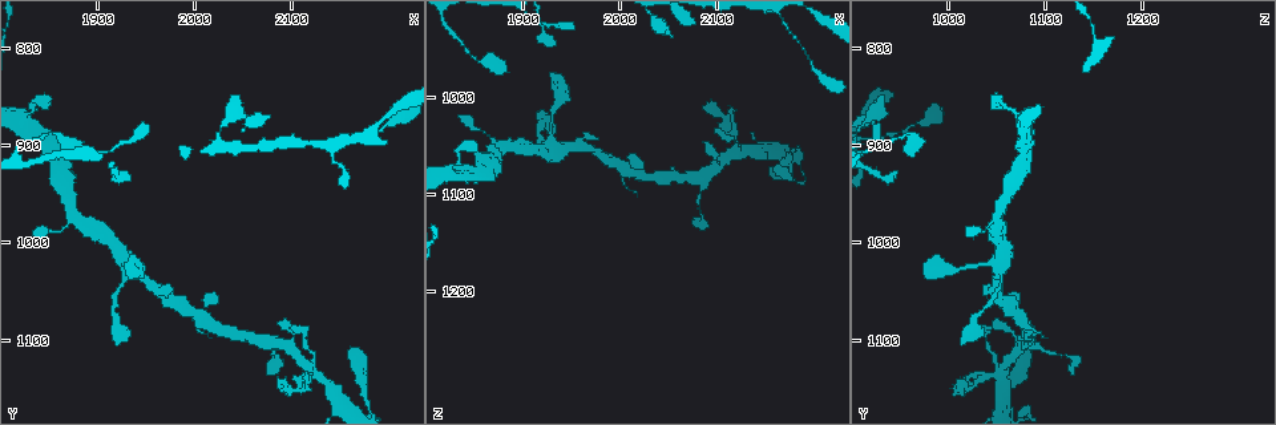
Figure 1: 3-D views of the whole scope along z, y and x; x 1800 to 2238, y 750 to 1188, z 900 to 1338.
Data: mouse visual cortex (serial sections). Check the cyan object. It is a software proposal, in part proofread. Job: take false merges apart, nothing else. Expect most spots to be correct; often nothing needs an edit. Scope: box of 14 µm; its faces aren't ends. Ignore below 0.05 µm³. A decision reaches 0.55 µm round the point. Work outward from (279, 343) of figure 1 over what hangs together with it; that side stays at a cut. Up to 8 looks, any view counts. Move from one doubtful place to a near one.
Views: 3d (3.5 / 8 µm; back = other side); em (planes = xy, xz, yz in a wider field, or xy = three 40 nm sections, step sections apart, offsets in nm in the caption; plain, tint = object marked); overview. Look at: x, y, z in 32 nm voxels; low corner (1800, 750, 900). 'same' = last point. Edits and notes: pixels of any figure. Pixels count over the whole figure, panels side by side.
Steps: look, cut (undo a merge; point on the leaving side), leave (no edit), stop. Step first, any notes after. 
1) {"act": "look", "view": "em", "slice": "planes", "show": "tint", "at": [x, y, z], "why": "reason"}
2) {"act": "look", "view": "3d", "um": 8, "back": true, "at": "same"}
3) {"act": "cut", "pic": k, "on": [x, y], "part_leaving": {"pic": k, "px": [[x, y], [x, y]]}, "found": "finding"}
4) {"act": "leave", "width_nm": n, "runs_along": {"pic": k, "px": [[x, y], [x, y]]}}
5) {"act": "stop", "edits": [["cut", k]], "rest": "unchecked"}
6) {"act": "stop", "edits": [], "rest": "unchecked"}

{"act": "look", "view": "3d", "um": 3.5, "at": [2000, 1070, 1075], "why": "branch point"}

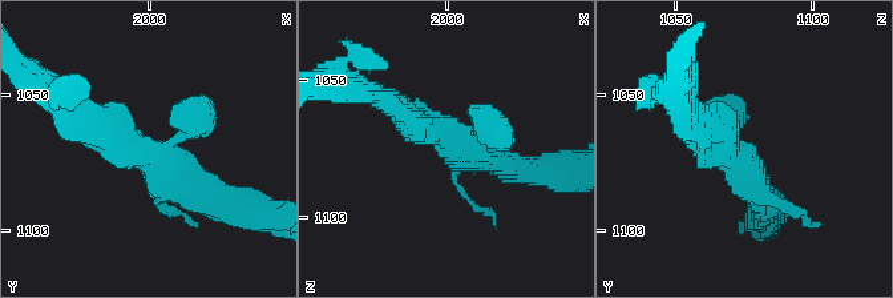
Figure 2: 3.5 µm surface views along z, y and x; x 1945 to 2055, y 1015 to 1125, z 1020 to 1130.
{"act": "look", "view": "em", "slice": "xy", "step": 1, "show": "tint", "at": [2001, 1074, 1071]}

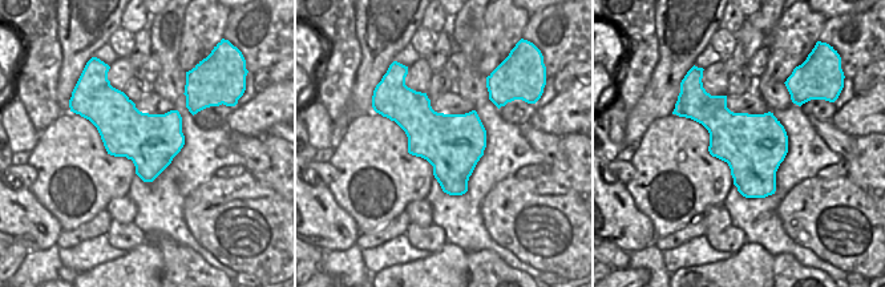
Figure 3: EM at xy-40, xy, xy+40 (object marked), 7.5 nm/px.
{"act": "look", "view": "em", "slice": "xy", "step": 5, "show": "tint", "at": "same", "why": "another direction"}

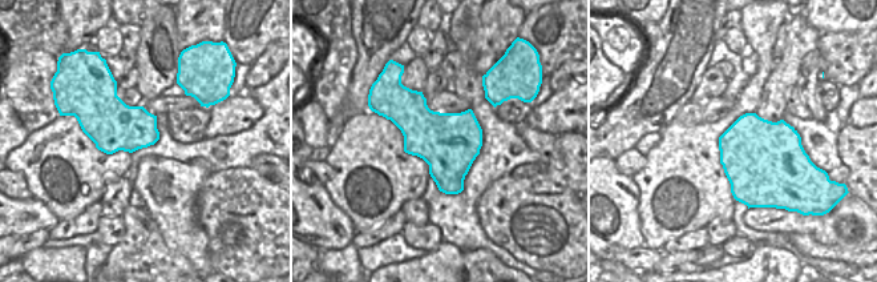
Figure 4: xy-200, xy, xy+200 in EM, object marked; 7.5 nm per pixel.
{"act": "leave", "runs_along": {"pic": 2, "px": [[218, 202], [84, 125]]}, "found": "one cell here"}

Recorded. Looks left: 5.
{"act": "look", "view": "3d", "um": 3.5, "back": true, "at": [1940, 1025, 1055], "why": "calibre changes"}

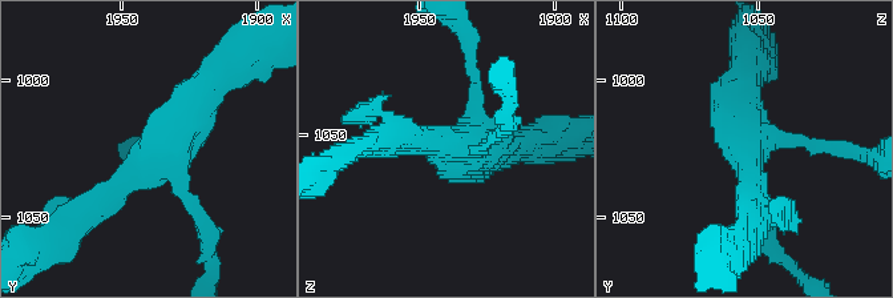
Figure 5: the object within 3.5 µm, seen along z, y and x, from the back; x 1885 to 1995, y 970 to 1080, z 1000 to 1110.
{"act": "look", "view": "em", "slice": "planes", "show": "tint", "at": [1939, 1028, 1053], "arms": 4, "arm_widths_nm": [150, 150, 300, 350]}

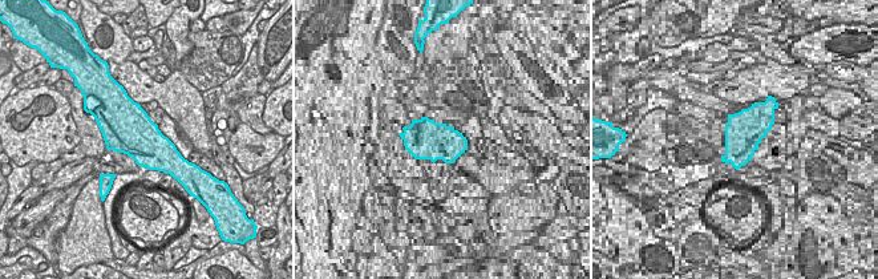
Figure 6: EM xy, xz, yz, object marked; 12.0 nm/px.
{"act": "leave", "runs_along": {"pic": 5, "px": [[99, 202], [181, 129], [225, 68]]}, "found": "one cell here"}

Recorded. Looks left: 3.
{"act": "look", "view": "3d", "um": 8, "at": [1885, 980, 1055], "why": "thin arm on a thick one"}

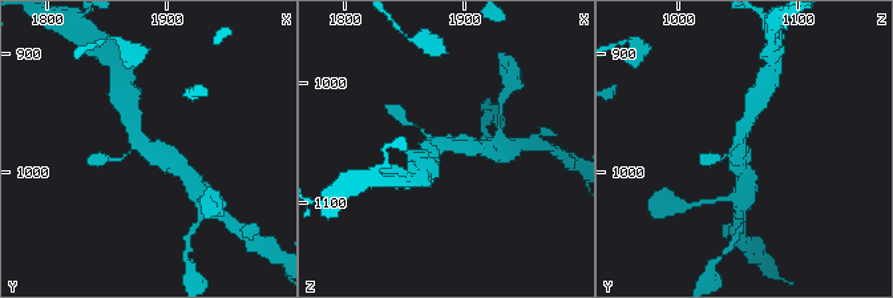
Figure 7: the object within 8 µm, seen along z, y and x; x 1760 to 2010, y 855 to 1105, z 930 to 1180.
{"act": "look", "view": "3d", "um": 3.5, "at": [1886, 976, 1054], "why": "zoom in"}

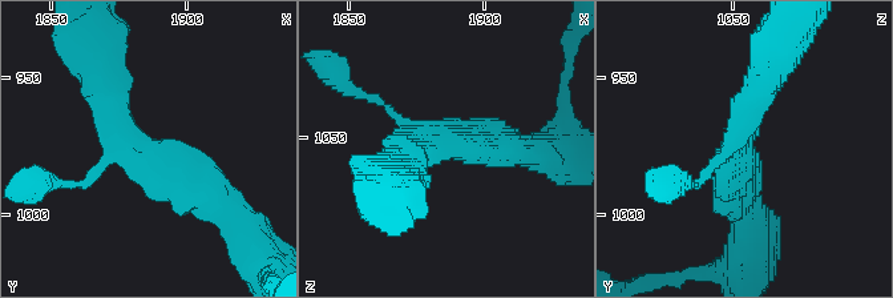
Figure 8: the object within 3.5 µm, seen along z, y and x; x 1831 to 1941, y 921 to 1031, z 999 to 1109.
{"act": "look", "view": "em", "slice": "xy", "step": 2, "show": "tint", "at": [1885, 976, 1051], "arms": 3, "arm_widths_nm": [100, 300, 400], "why": "shape alone is not enough"}

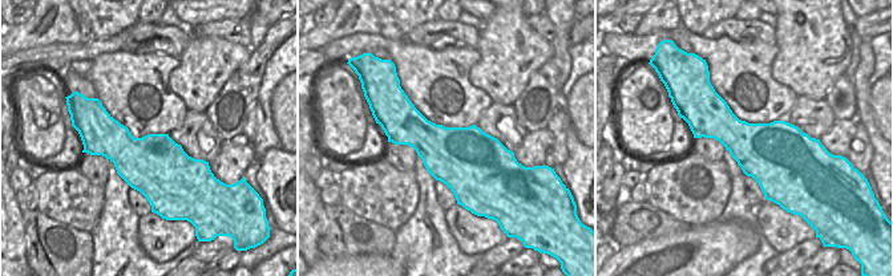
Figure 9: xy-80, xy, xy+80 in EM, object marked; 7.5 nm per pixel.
{"act": "leave", "width_nm": 500, "runs_along": {"pic": 8, "px": [[218, 201], [116, 128], [100, 83]]}, "found": "continuous, no second cell"}

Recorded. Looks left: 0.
{"act": "stop", "edits": [], "rest": "unchecked"}

